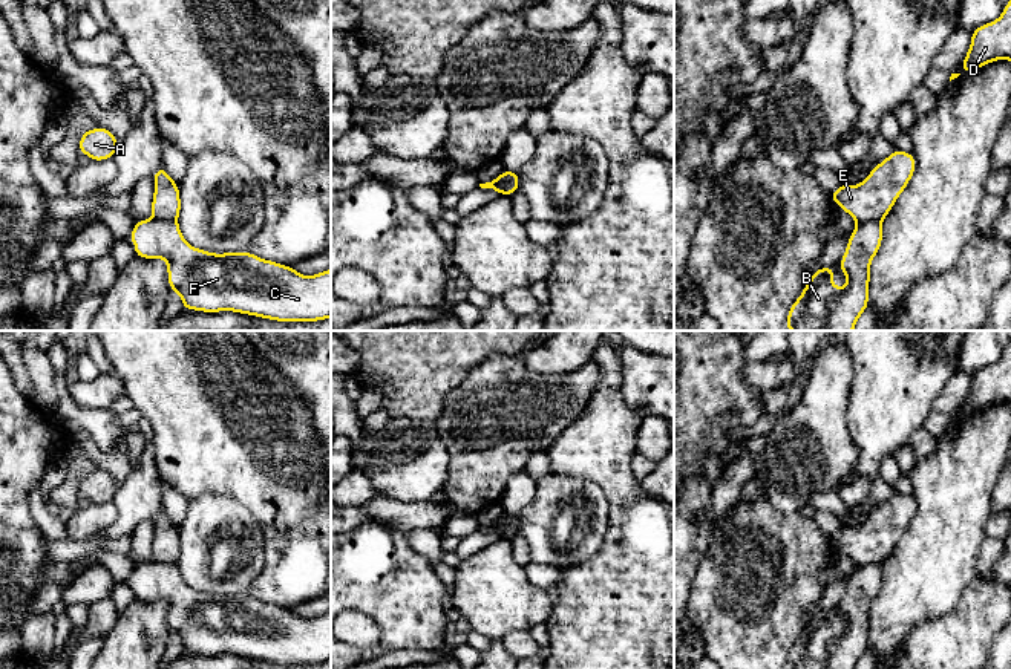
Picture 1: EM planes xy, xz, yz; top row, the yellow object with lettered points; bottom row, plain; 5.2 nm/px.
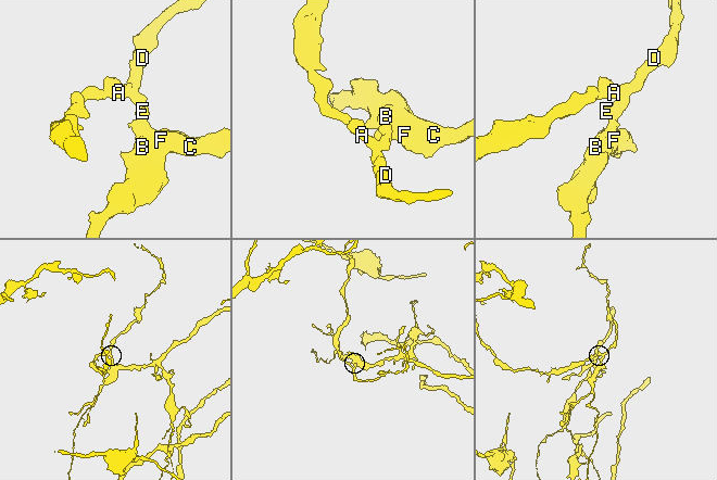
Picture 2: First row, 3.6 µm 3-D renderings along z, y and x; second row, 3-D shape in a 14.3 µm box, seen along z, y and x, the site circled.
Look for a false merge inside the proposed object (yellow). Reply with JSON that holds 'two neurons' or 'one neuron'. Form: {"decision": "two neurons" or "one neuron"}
{"decision": "two neurons"}

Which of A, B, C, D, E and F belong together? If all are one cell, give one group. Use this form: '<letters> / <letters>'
A D E / B C F

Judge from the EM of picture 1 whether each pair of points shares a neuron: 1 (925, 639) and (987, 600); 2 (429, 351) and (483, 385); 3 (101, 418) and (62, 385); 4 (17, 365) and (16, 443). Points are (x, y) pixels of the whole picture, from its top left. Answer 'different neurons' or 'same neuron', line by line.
1: same neuron
2: different neurons
3: same neuron
4: different neurons

